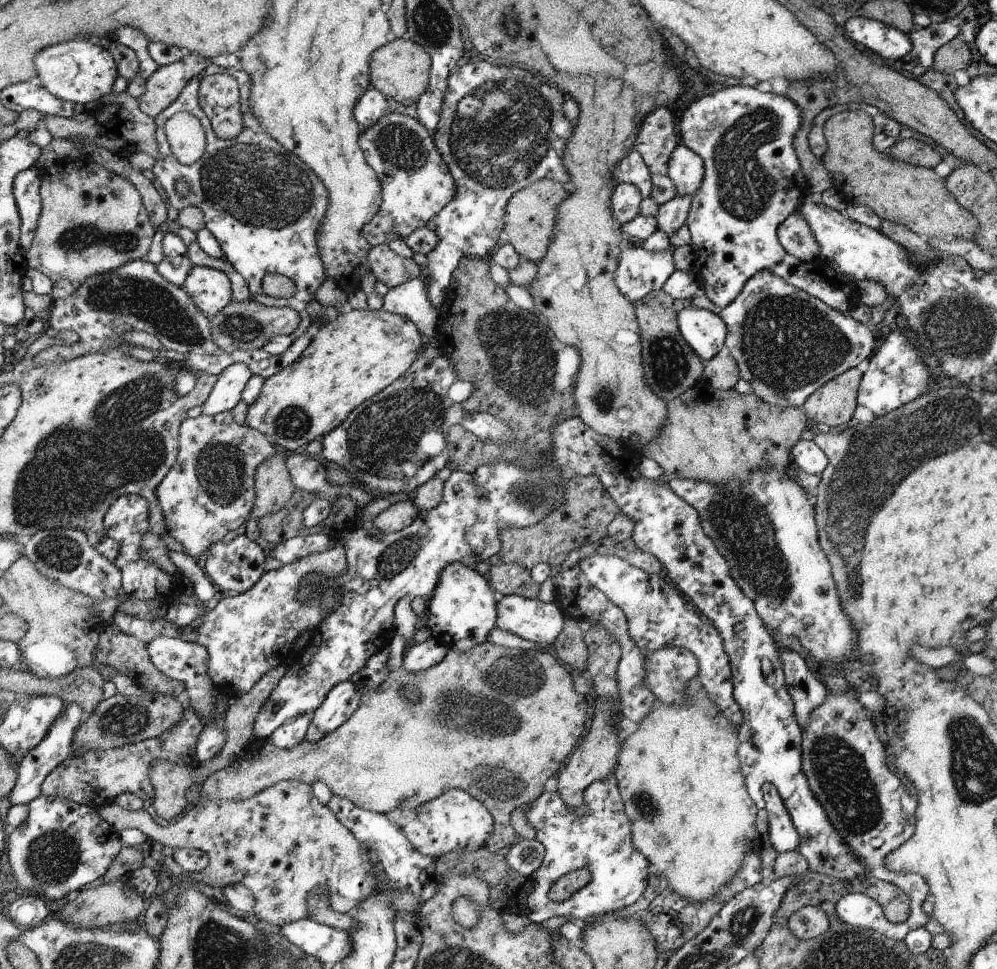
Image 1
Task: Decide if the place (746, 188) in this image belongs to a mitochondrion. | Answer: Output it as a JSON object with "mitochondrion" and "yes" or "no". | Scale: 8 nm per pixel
{"mitochondrion":"yes"}

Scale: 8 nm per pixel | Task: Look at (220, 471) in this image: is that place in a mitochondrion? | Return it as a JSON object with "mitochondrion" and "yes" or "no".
{"mitochondrion":"yes"}

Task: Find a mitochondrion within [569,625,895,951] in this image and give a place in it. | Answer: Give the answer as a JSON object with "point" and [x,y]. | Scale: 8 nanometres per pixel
{"point":[839,770]}

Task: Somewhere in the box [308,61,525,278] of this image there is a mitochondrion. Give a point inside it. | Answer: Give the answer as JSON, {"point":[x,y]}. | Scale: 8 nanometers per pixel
{"point":[400,147]}

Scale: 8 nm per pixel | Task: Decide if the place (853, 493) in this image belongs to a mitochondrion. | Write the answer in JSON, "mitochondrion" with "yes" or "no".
{"mitochondrion":"yes"}

